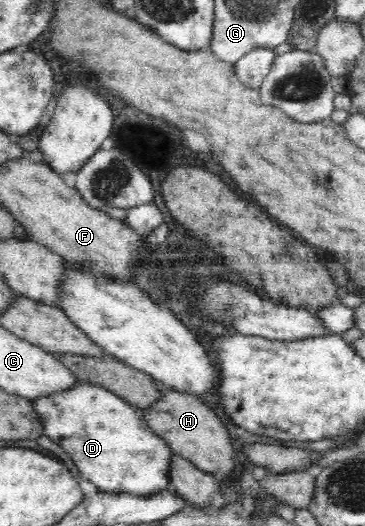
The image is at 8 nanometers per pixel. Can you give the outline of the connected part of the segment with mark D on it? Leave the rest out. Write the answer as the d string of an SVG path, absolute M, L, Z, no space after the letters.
M77 382L67 391L41 397L33 402L35 412L43 424L44 435L69 453L79 472L100 490L109 493L144 496L167 489L173 452L167 442L155 434L144 421L139 408L131 406L107 388L87 382Z

